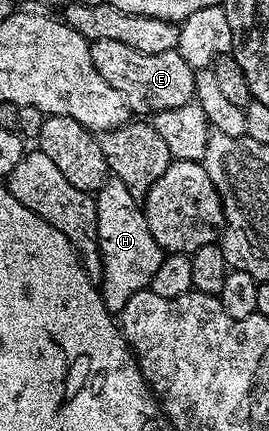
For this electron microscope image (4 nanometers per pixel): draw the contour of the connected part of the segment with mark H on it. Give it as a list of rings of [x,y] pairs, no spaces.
[[[109,178],[108,182],[95,192],[94,198],[100,256],[104,266],[104,302],[109,308],[123,309],[126,301],[134,297],[134,293],[151,288],[154,273],[158,273],[158,265],[162,265],[166,252],[160,248],[158,241],[154,241],[154,233],[150,233],[143,206],[134,197],[130,197],[130,189],[121,179]]]

